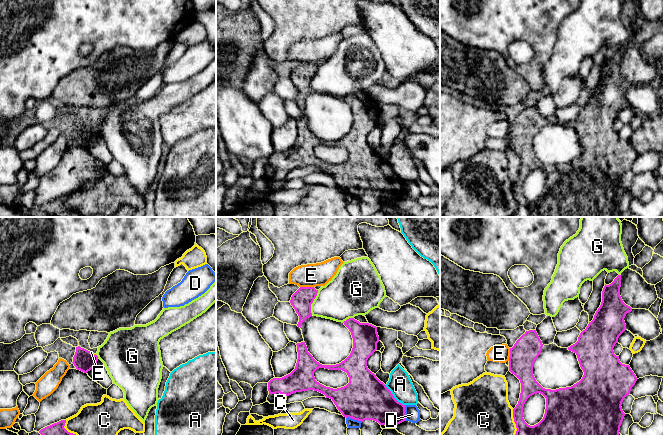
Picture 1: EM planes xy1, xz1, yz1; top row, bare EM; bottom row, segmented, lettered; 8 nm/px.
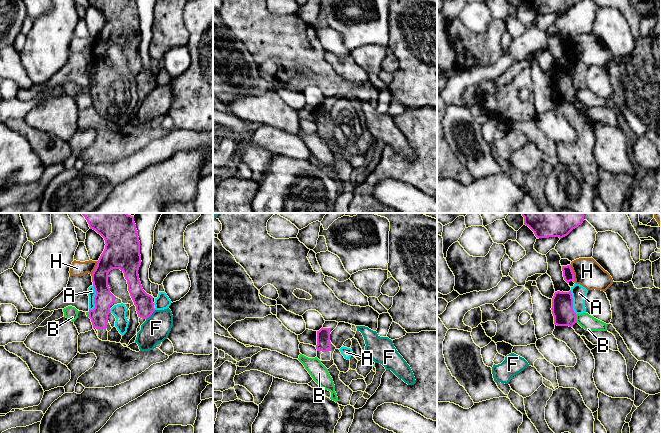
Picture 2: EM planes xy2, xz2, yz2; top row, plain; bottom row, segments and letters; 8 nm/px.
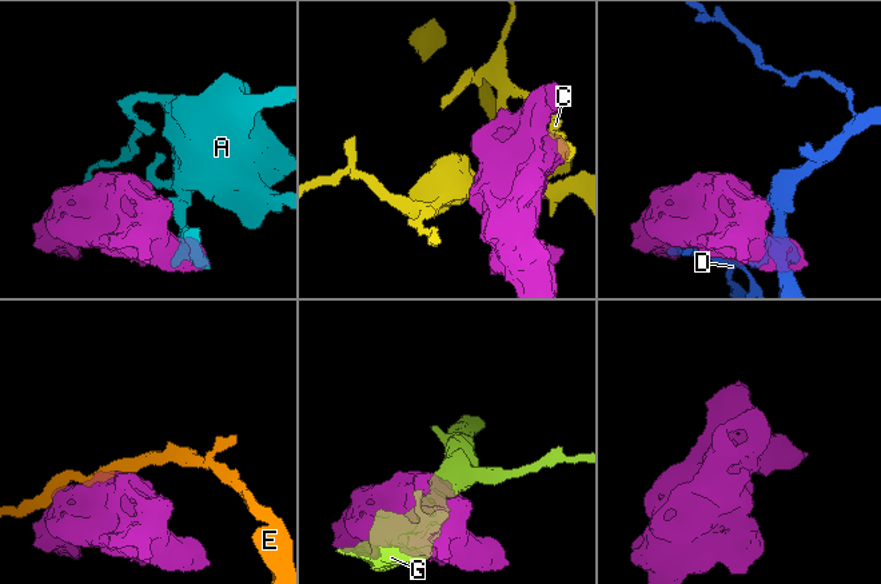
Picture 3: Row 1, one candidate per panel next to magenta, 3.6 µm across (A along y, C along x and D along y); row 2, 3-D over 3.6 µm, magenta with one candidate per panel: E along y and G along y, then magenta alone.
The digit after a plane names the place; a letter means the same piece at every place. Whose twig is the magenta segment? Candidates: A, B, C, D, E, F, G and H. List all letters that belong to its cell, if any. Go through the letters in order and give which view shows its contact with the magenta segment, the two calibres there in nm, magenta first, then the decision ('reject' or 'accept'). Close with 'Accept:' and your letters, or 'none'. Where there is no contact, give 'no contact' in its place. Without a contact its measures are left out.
A: meets magenta in xy2; 150 nm thick on the magenta side, 60 nm on the other; reject
B: meets magenta in yz2; 180 nm thick on the magenta side, 120 nm on the other; reject
C: meets magenta in yz1; 120 nm thick on the magenta side, 400 nm on the other; reject
D: meets magenta in xz1; 300 nm thick on the magenta side, 130 nm on the other; reject
E: meets magenta in xz1; 170 nm thick on the magenta side, 190 nm on the other; reject
F: meets magenta in xy2; 150 nm thick on the magenta side, 220 nm on the other; reject
G: meets magenta in xz1; 170 nm thick on the magenta side, 340 nm on the other; reject
H: meets magenta in yz2; 90 nm thick on the magenta side, 220 nm on the other; reject
Accept: none

